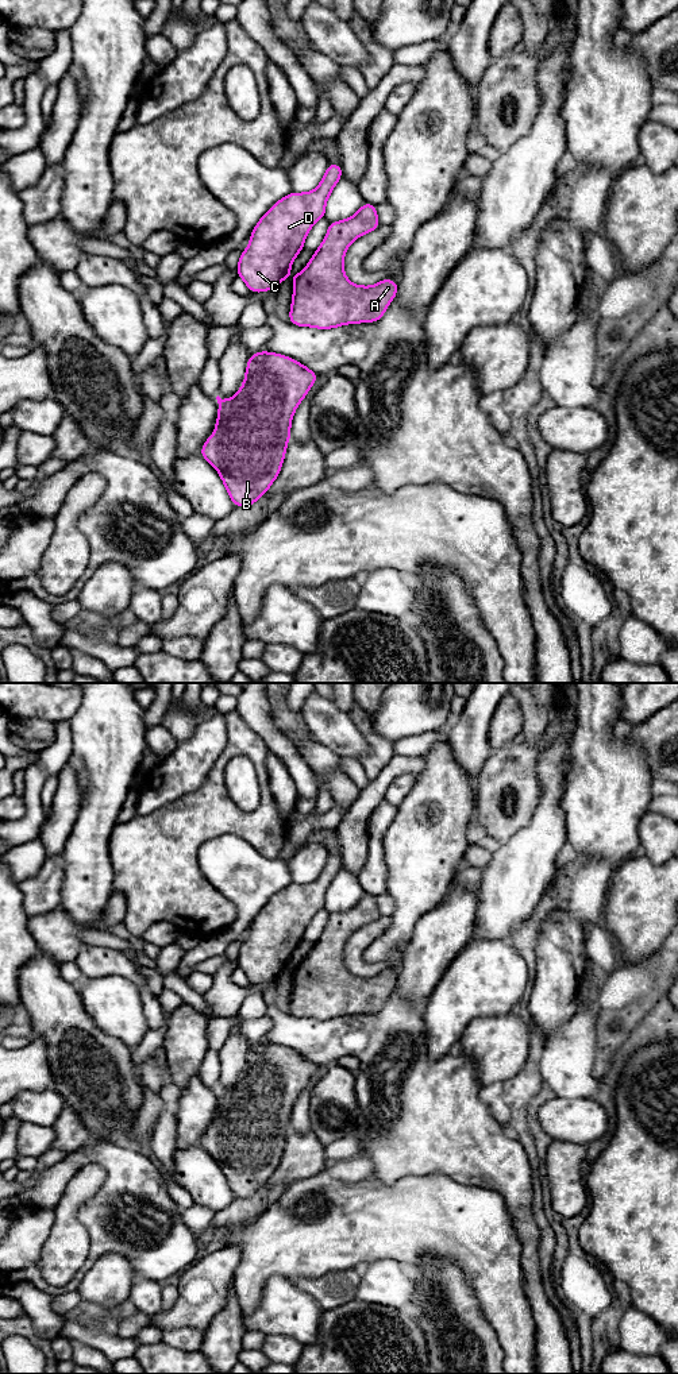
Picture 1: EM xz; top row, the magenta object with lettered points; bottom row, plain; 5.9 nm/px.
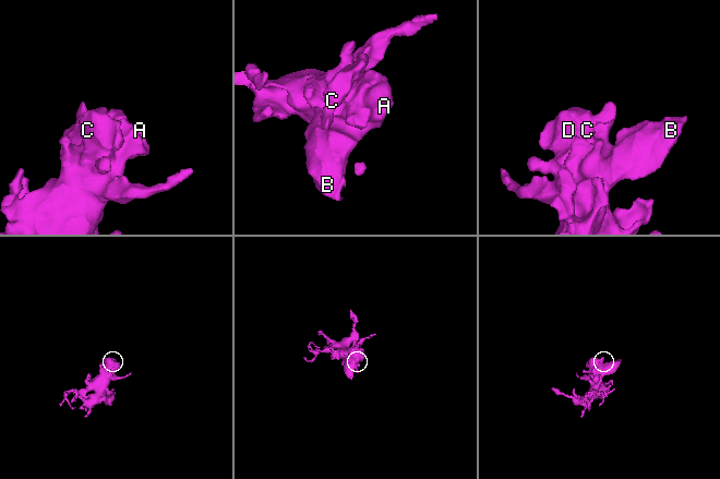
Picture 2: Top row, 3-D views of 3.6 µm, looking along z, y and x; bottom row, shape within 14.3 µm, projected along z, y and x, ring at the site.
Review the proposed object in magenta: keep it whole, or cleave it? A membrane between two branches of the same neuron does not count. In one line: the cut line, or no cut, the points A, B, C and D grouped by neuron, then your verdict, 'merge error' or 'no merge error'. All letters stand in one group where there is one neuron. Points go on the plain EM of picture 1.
no cut; A B C D; no merge error

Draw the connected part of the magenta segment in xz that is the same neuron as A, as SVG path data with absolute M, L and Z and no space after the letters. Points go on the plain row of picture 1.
M366 892L354 907L342 912L330 914L324 931L315 942L307 958L293 968L293 991L289 1004L290 1015L330 1020L343 1015L374 1014L382 1010L385 1000L397 985L397 973L384 969L374 977L358 977L346 969L343 961L343 949L347 938L358 927L371 923L380 916L375 896Z

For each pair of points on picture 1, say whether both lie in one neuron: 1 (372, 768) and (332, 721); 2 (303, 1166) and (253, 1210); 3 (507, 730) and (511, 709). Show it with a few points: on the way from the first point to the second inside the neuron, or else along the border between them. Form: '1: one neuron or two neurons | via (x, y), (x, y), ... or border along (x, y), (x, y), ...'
1: two neurons | border along (354, 725), (369, 747), (369, 751), (359, 760)
2: one neuron | via (291, 1172), (265, 1197)
3: one neuron | via (507, 725), (508, 714)

